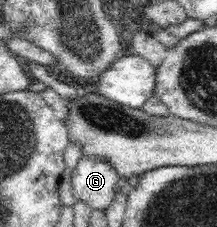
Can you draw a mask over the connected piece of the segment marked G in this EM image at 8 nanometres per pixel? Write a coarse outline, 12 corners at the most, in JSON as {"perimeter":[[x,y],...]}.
{"perimeter":[[108,160],[71,172],[76,202],[104,211],[124,185]]}

